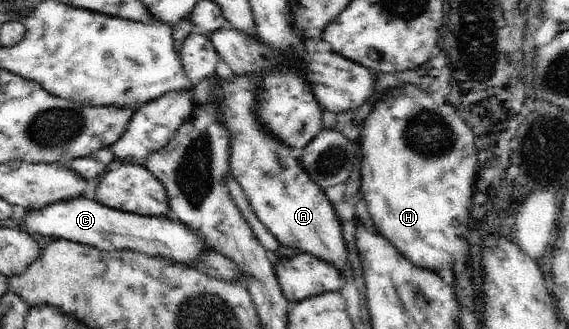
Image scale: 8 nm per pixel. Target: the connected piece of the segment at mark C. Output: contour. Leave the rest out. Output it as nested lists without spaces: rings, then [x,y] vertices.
[[[83,196],[75,200],[55,202],[43,210],[18,210],[17,215],[23,218],[25,230],[32,236],[40,234],[52,239],[67,238],[105,252],[133,250],[147,256],[161,256],[185,266],[195,267],[199,264],[199,254],[211,249],[179,220],[171,220],[166,216],[126,213]]]

